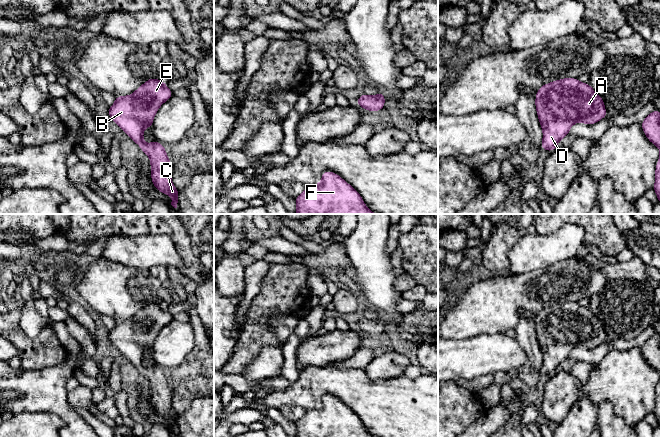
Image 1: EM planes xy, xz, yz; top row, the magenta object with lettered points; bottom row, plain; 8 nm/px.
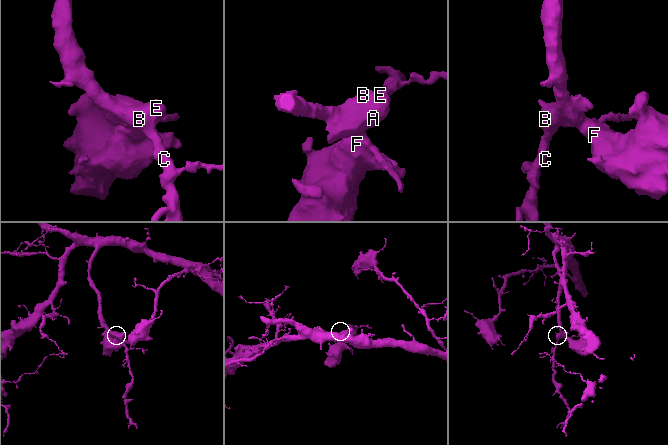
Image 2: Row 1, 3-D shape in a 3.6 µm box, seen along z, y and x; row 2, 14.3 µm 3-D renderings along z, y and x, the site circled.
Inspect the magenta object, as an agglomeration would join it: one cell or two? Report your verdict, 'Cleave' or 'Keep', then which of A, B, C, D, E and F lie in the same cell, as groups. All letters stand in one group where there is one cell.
Keep. Groups: A B C D E F

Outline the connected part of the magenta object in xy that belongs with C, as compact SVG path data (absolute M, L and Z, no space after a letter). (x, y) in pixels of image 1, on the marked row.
M152 77L131 95L115 96L115 103L108 107L108 114L149 157L152 183L159 192L169 195L171 205L177 208L179 190L172 183L172 165L165 146L155 139L146 144L143 138L144 129L153 127L158 109L172 96L173 91L164 81Z

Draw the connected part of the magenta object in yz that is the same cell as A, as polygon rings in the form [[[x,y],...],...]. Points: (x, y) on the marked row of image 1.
[[[571,77],[542,85],[535,106],[543,132],[540,149],[549,152],[576,122],[592,125],[608,116],[602,97],[588,83]]]

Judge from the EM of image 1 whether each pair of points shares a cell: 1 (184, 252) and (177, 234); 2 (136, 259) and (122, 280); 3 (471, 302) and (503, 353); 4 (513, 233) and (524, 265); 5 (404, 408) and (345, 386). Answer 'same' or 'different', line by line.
1: same
2: different
3: different
4: different
5: same

